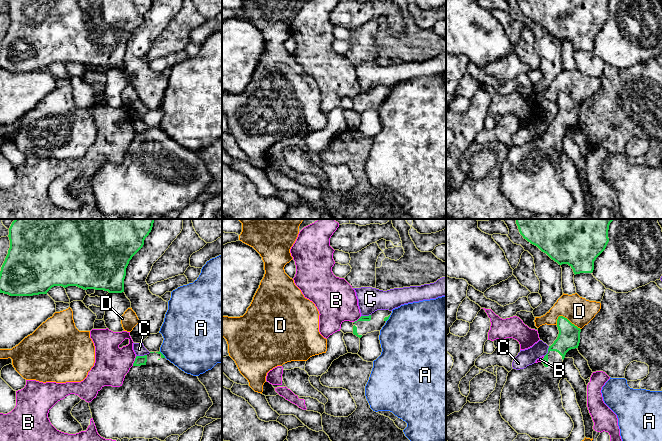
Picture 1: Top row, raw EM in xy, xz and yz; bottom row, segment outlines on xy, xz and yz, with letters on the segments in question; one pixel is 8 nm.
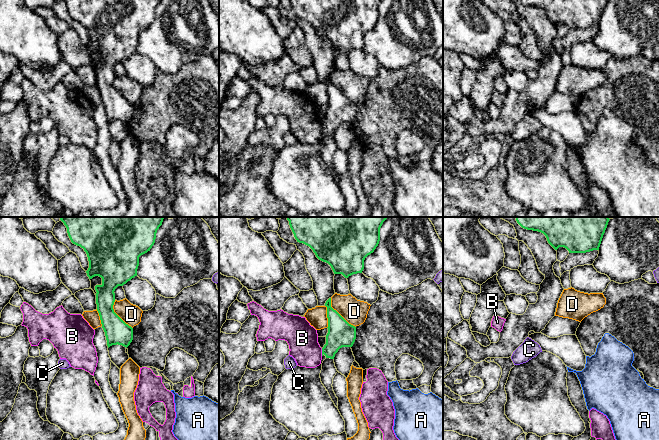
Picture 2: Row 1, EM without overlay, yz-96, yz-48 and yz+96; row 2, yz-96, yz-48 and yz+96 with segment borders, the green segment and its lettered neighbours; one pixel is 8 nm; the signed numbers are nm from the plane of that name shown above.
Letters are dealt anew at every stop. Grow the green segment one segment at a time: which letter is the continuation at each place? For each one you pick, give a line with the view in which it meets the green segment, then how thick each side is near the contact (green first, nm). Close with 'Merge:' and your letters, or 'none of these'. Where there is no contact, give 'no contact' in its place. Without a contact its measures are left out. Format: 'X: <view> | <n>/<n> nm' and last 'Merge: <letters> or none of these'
Merge: none of these

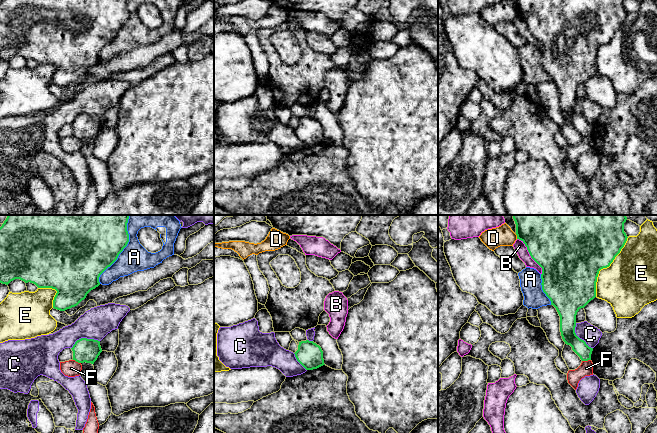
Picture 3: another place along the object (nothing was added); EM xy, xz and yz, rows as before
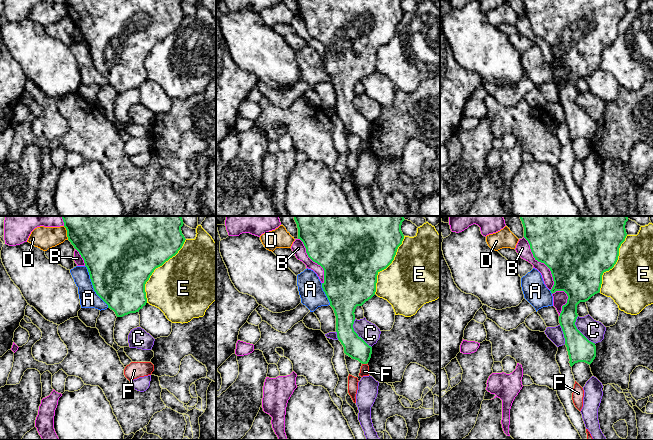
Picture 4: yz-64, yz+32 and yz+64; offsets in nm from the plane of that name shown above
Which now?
Merge: none of these

